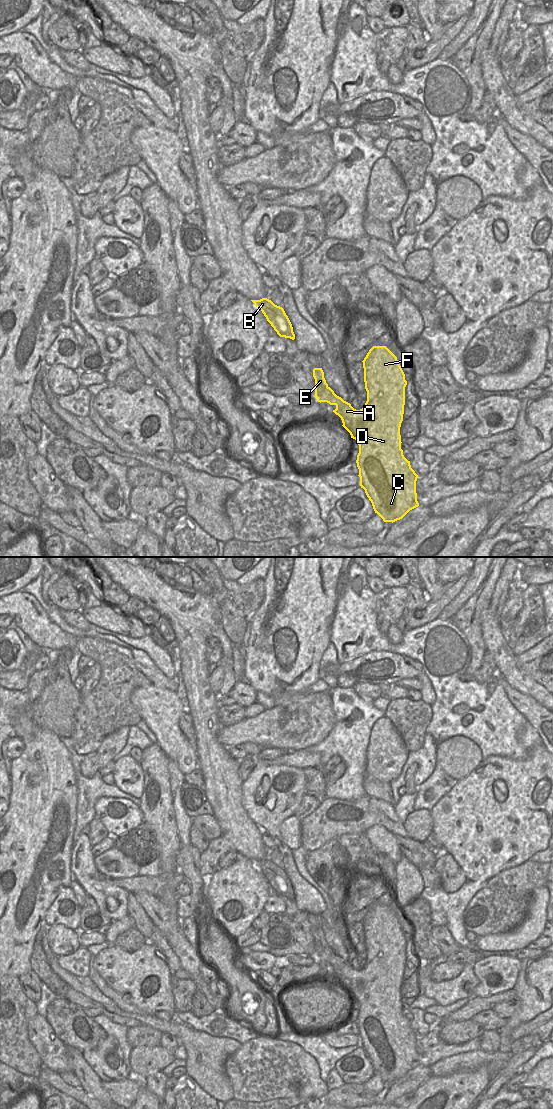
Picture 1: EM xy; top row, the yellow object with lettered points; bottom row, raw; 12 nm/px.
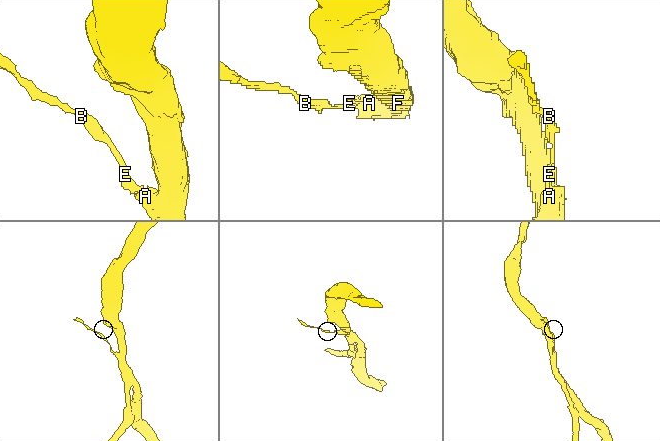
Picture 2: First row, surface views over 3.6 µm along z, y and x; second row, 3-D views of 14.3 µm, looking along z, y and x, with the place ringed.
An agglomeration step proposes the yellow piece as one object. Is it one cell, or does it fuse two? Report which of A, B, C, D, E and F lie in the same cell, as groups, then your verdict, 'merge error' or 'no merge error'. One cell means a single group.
A C D F / B E | merge error

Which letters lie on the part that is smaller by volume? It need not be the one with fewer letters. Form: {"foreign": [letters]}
{"foreign": ["B", "E"]}

